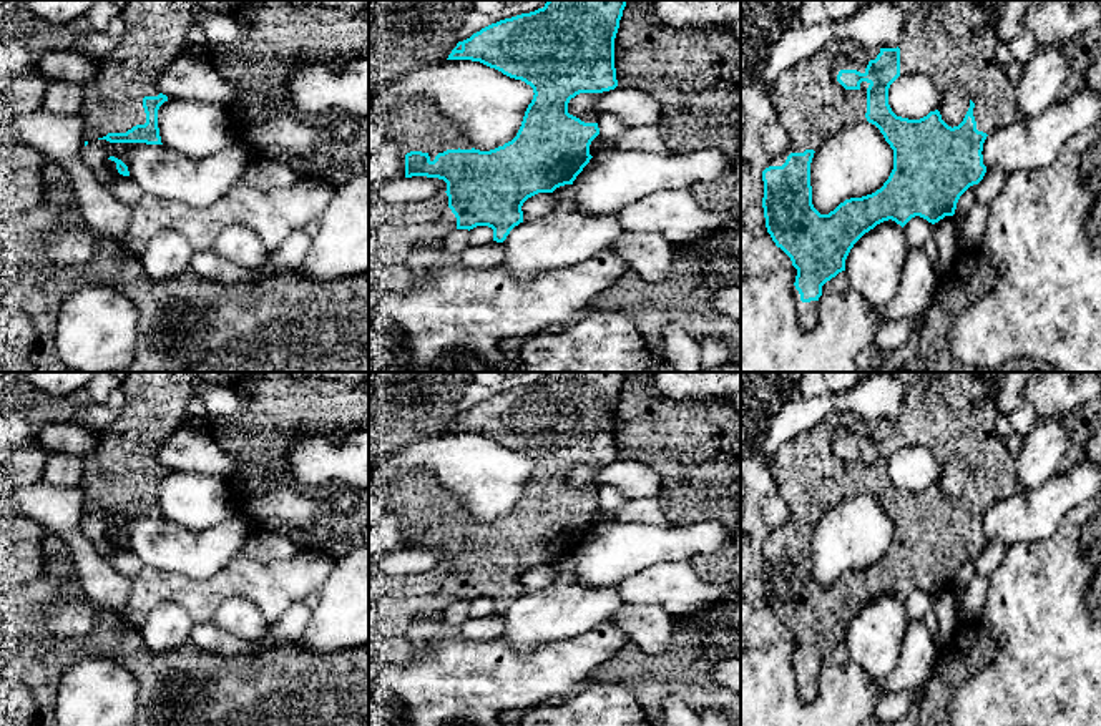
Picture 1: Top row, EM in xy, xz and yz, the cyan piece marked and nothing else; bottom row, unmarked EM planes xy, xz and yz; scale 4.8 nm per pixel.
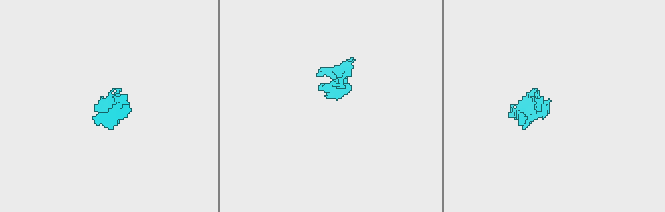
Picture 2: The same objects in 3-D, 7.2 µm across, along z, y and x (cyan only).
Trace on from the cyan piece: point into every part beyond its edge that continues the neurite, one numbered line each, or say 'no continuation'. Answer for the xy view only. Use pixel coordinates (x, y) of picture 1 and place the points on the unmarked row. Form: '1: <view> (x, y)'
1: xy (156, 402)

